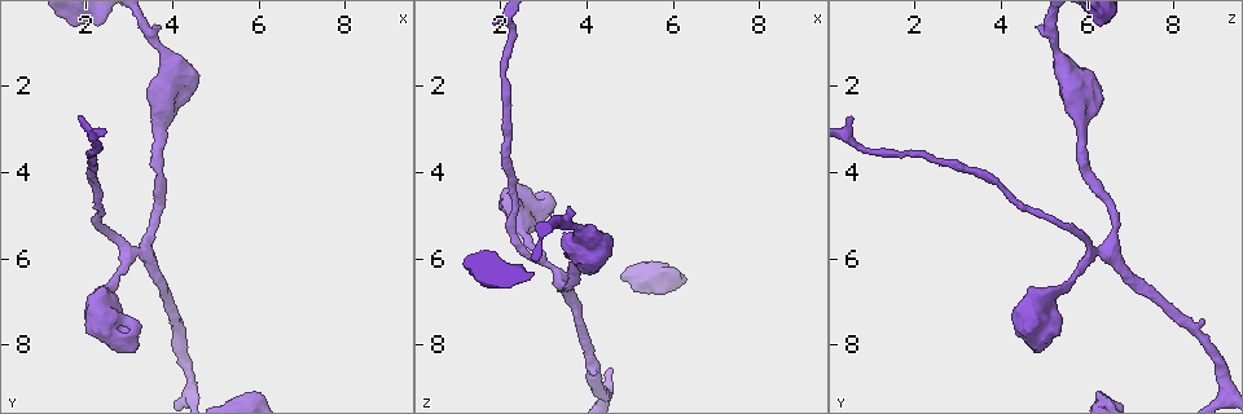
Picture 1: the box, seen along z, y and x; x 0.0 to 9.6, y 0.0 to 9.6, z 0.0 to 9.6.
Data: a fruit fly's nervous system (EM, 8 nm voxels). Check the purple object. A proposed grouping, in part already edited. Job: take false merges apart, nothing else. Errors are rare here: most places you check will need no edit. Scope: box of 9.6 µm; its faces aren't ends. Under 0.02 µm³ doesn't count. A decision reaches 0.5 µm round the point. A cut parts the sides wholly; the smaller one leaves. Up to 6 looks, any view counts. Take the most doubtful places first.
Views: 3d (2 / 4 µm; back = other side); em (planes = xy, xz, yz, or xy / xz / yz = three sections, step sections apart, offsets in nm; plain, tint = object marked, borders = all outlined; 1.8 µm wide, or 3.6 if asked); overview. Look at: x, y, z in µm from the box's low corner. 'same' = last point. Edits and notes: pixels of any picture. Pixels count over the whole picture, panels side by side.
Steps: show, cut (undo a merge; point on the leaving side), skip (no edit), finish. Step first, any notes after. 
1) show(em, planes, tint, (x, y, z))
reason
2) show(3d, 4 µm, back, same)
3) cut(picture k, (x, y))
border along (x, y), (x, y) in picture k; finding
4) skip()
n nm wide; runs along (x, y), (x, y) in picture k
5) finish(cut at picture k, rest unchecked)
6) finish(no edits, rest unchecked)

show(3d, 4 µm, (3.85, 2.25, 5.70))
calibre changes

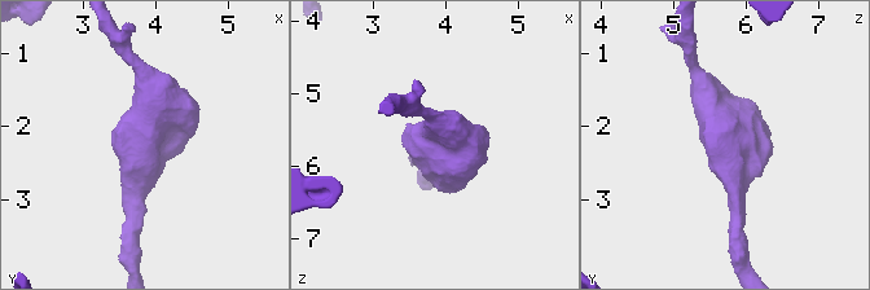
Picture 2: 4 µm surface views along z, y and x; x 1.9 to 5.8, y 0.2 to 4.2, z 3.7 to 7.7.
show(em, 3.6 µm, xz, step 4, borders, (3.85, 2.35, 5.75))

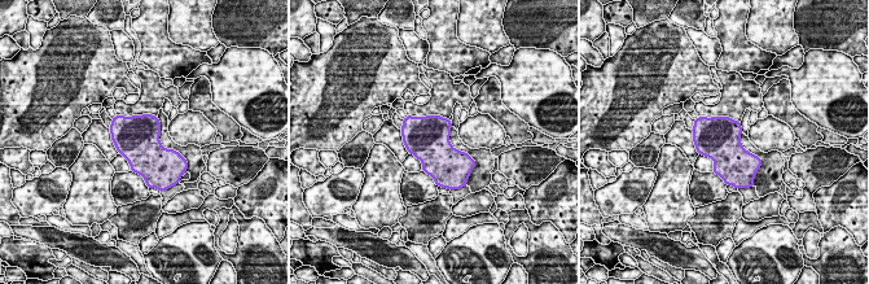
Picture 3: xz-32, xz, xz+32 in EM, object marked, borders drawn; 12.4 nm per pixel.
skip()
one cell here

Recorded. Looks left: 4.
show(3d, 2 µm, (3.40, 5.80, 6.50))
three-way junction

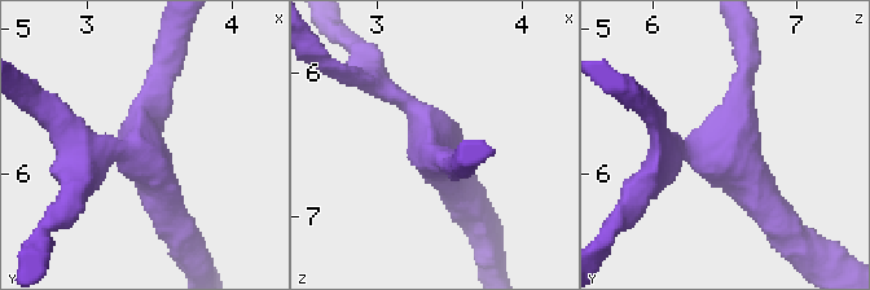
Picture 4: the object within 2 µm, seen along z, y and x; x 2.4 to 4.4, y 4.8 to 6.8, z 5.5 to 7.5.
show(em, xz, step 16, tint, (3.36, 5.84, 6.46))
3 arms; arms of 200, 220, 260 nm; shape alone is not enough

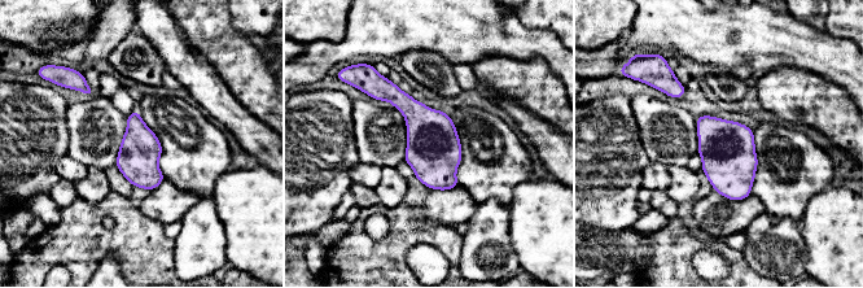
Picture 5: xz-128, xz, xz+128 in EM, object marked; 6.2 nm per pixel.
show(em, planes, tint, same)
another direction

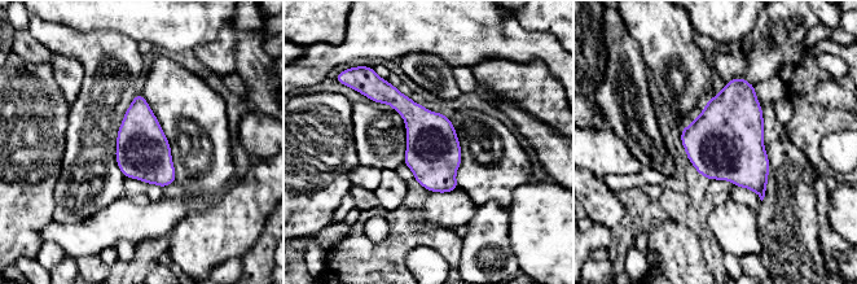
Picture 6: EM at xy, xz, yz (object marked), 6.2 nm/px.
skip()
all the same cell

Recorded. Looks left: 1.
finish(no edits, rest unchecked)

